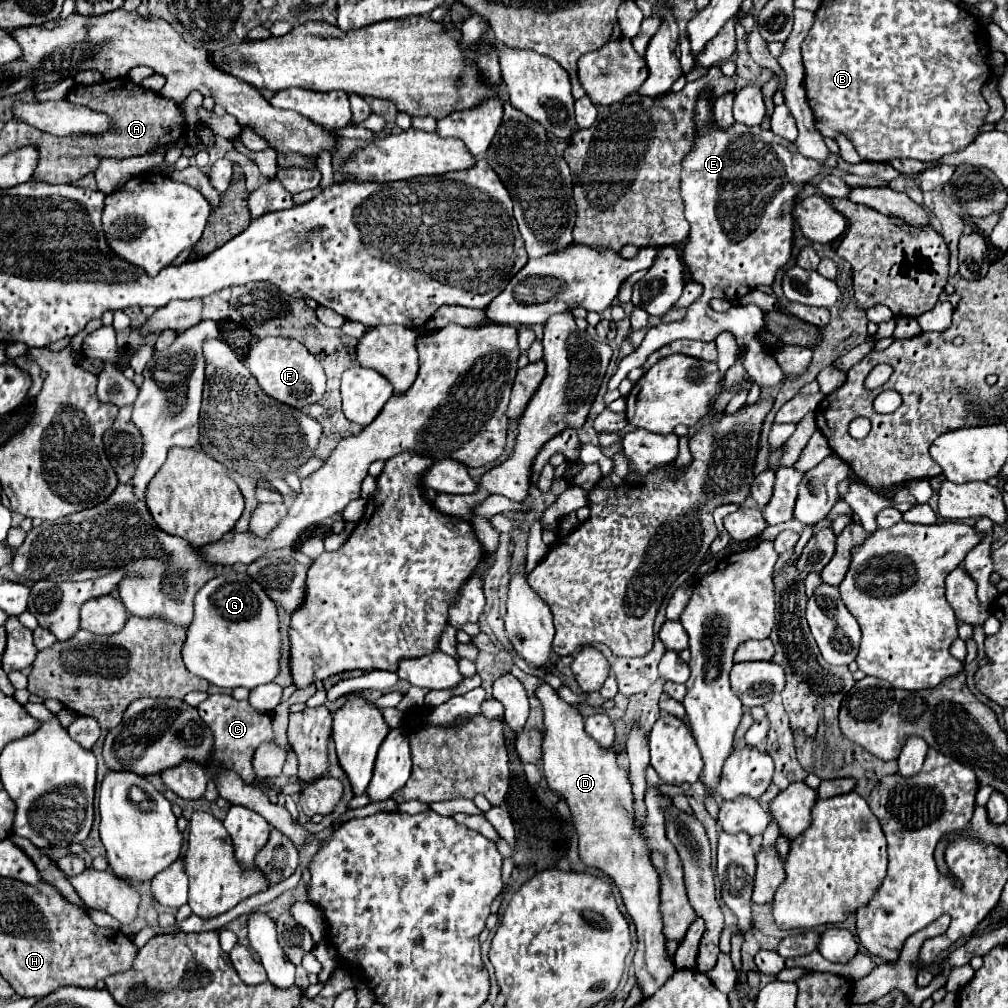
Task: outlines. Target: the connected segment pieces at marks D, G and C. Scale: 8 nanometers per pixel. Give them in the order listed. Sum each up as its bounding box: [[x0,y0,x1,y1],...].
[[535,685,675,997],[183,573,281,689],[197,695,275,785]]

